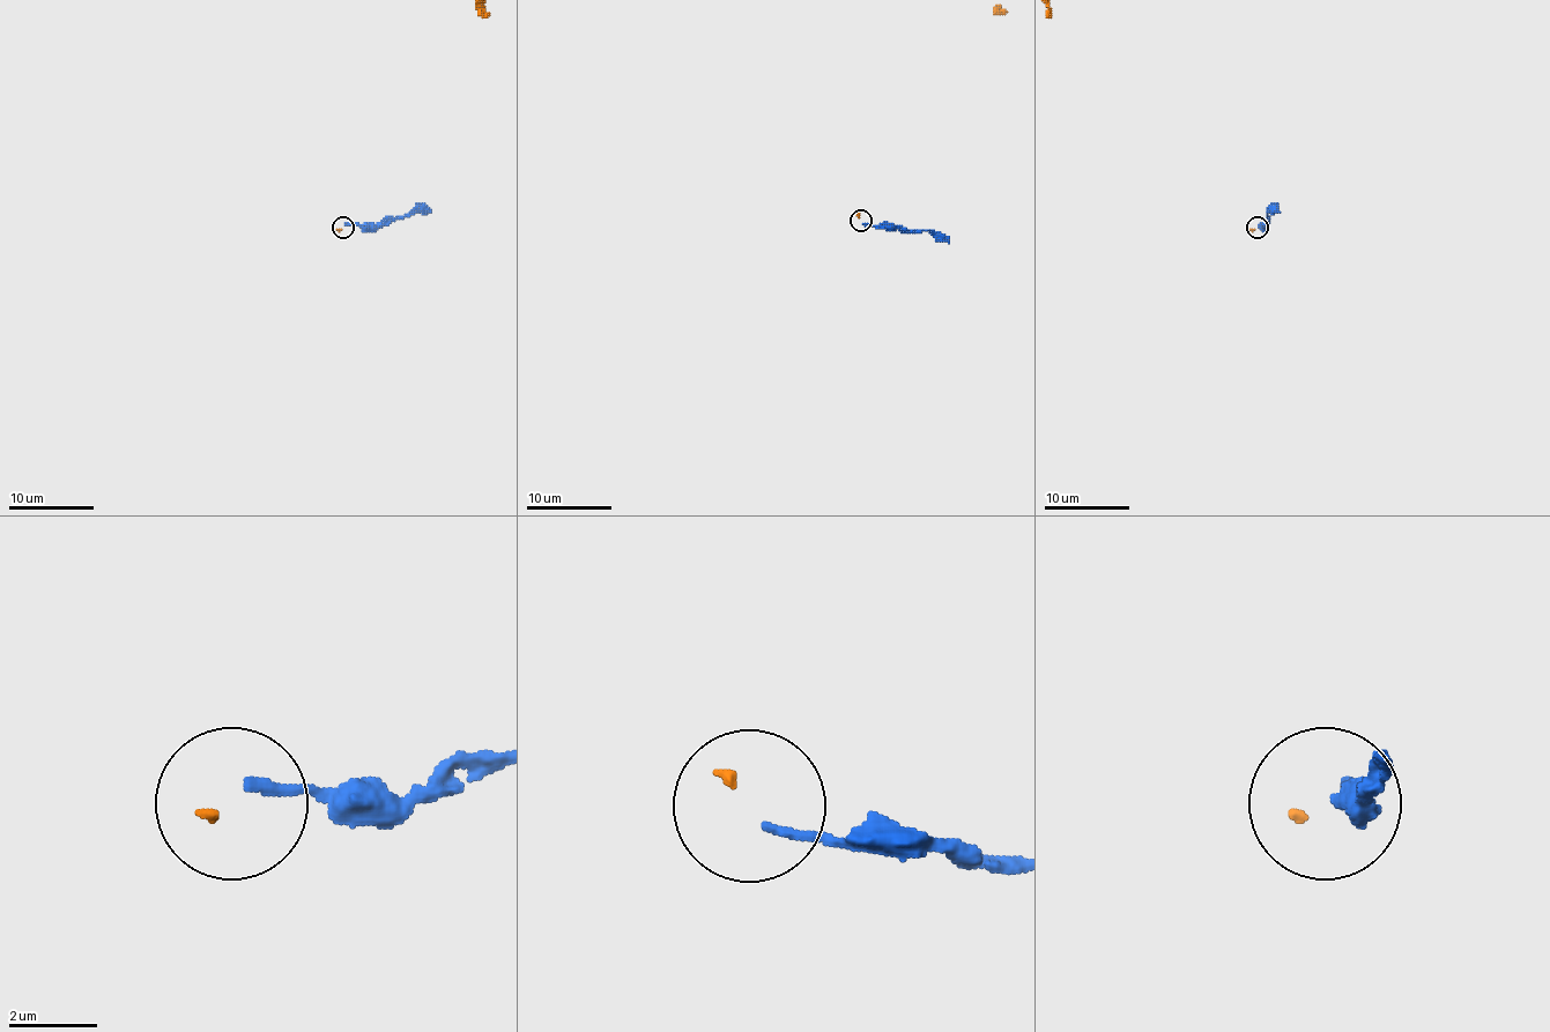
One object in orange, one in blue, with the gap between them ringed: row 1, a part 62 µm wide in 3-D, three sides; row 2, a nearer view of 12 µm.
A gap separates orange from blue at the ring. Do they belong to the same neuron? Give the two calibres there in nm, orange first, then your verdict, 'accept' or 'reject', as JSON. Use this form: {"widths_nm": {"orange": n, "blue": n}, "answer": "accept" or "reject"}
{"widths_nm": {"orange": 160, "blue": 240}, "answer": "reject"}

